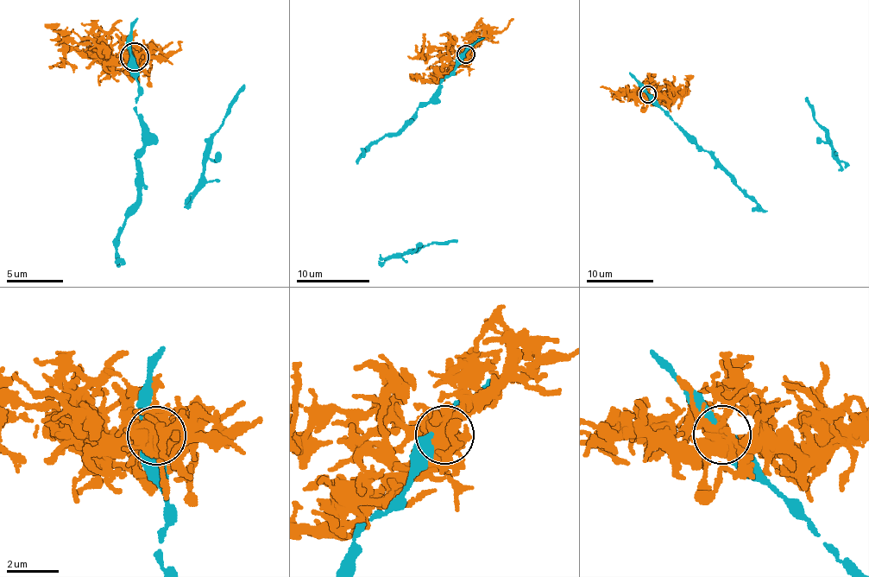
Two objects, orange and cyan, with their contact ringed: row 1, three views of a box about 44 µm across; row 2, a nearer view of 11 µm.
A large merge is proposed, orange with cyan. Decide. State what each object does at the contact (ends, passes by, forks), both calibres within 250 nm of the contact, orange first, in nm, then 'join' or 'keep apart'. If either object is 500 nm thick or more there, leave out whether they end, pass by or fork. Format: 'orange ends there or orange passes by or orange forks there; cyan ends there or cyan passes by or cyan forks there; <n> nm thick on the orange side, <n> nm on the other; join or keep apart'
550 nm thick on the orange side, 440 nm on the other; keep apart

